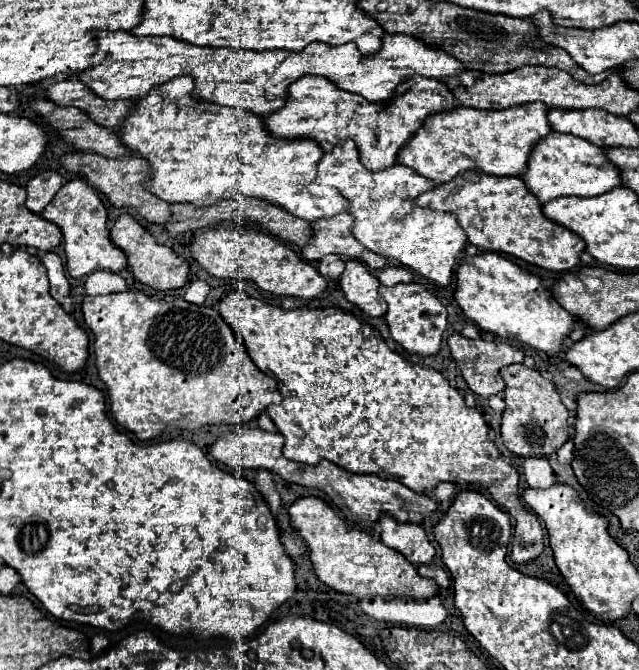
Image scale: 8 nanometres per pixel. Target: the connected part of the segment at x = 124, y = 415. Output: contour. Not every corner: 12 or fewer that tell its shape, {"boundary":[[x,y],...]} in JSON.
{"boundary":[[86,296],[110,412],[140,440],[248,424],[276,378],[210,306]]}

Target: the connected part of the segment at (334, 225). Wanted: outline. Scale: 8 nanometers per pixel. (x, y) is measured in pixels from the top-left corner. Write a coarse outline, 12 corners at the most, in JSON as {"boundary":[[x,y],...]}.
{"boundary":[[352,214],[312,222],[302,256],[356,258],[382,270],[388,260],[364,248],[350,232]]}

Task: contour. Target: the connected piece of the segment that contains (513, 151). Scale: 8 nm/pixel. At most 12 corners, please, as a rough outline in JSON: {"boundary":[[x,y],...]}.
{"boundary":[[458,106],[426,118],[398,162],[438,184],[522,176],[548,106]]}

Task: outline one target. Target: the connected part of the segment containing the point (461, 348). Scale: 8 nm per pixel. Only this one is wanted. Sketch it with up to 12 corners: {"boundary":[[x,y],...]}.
{"boundary":[[452,334],[448,346],[470,390],[490,398],[506,388],[504,342]]}

